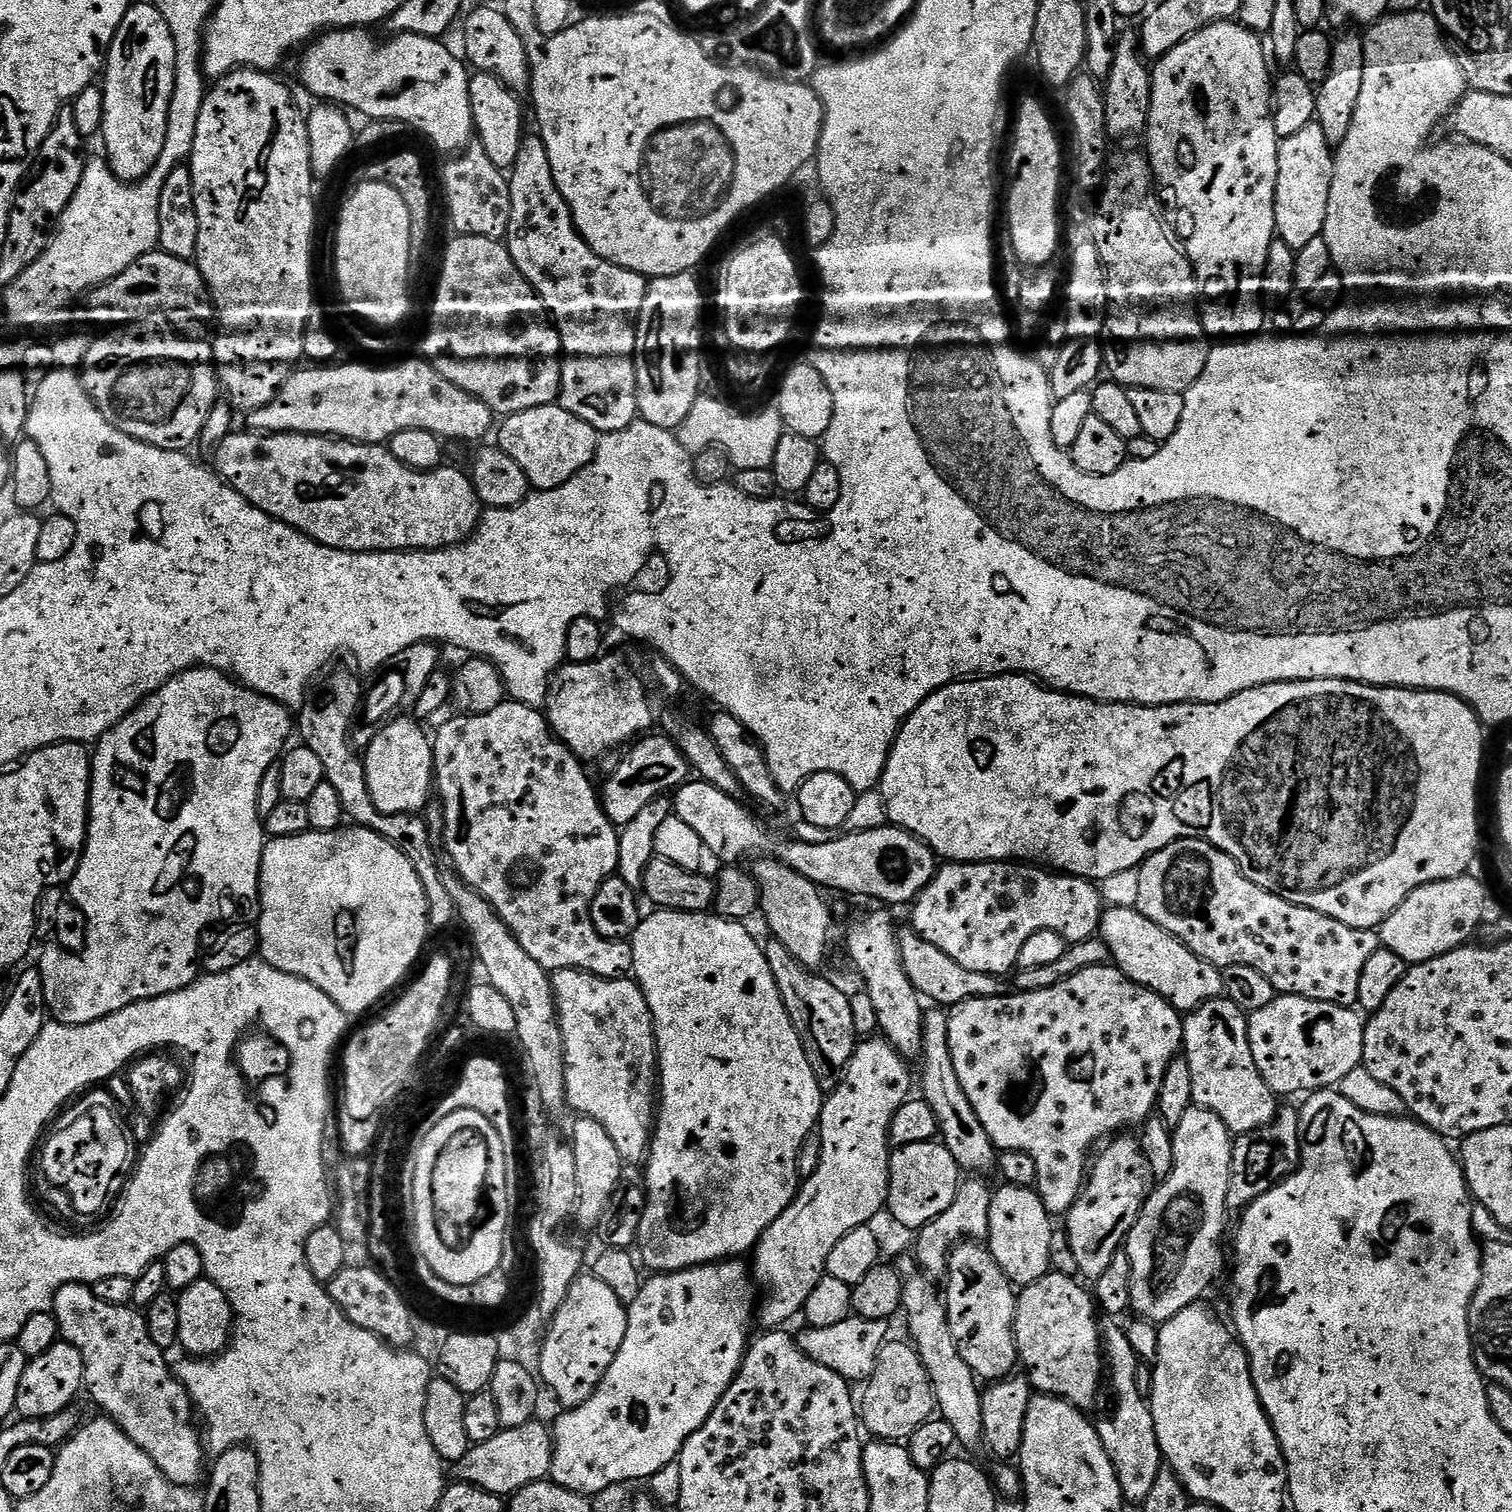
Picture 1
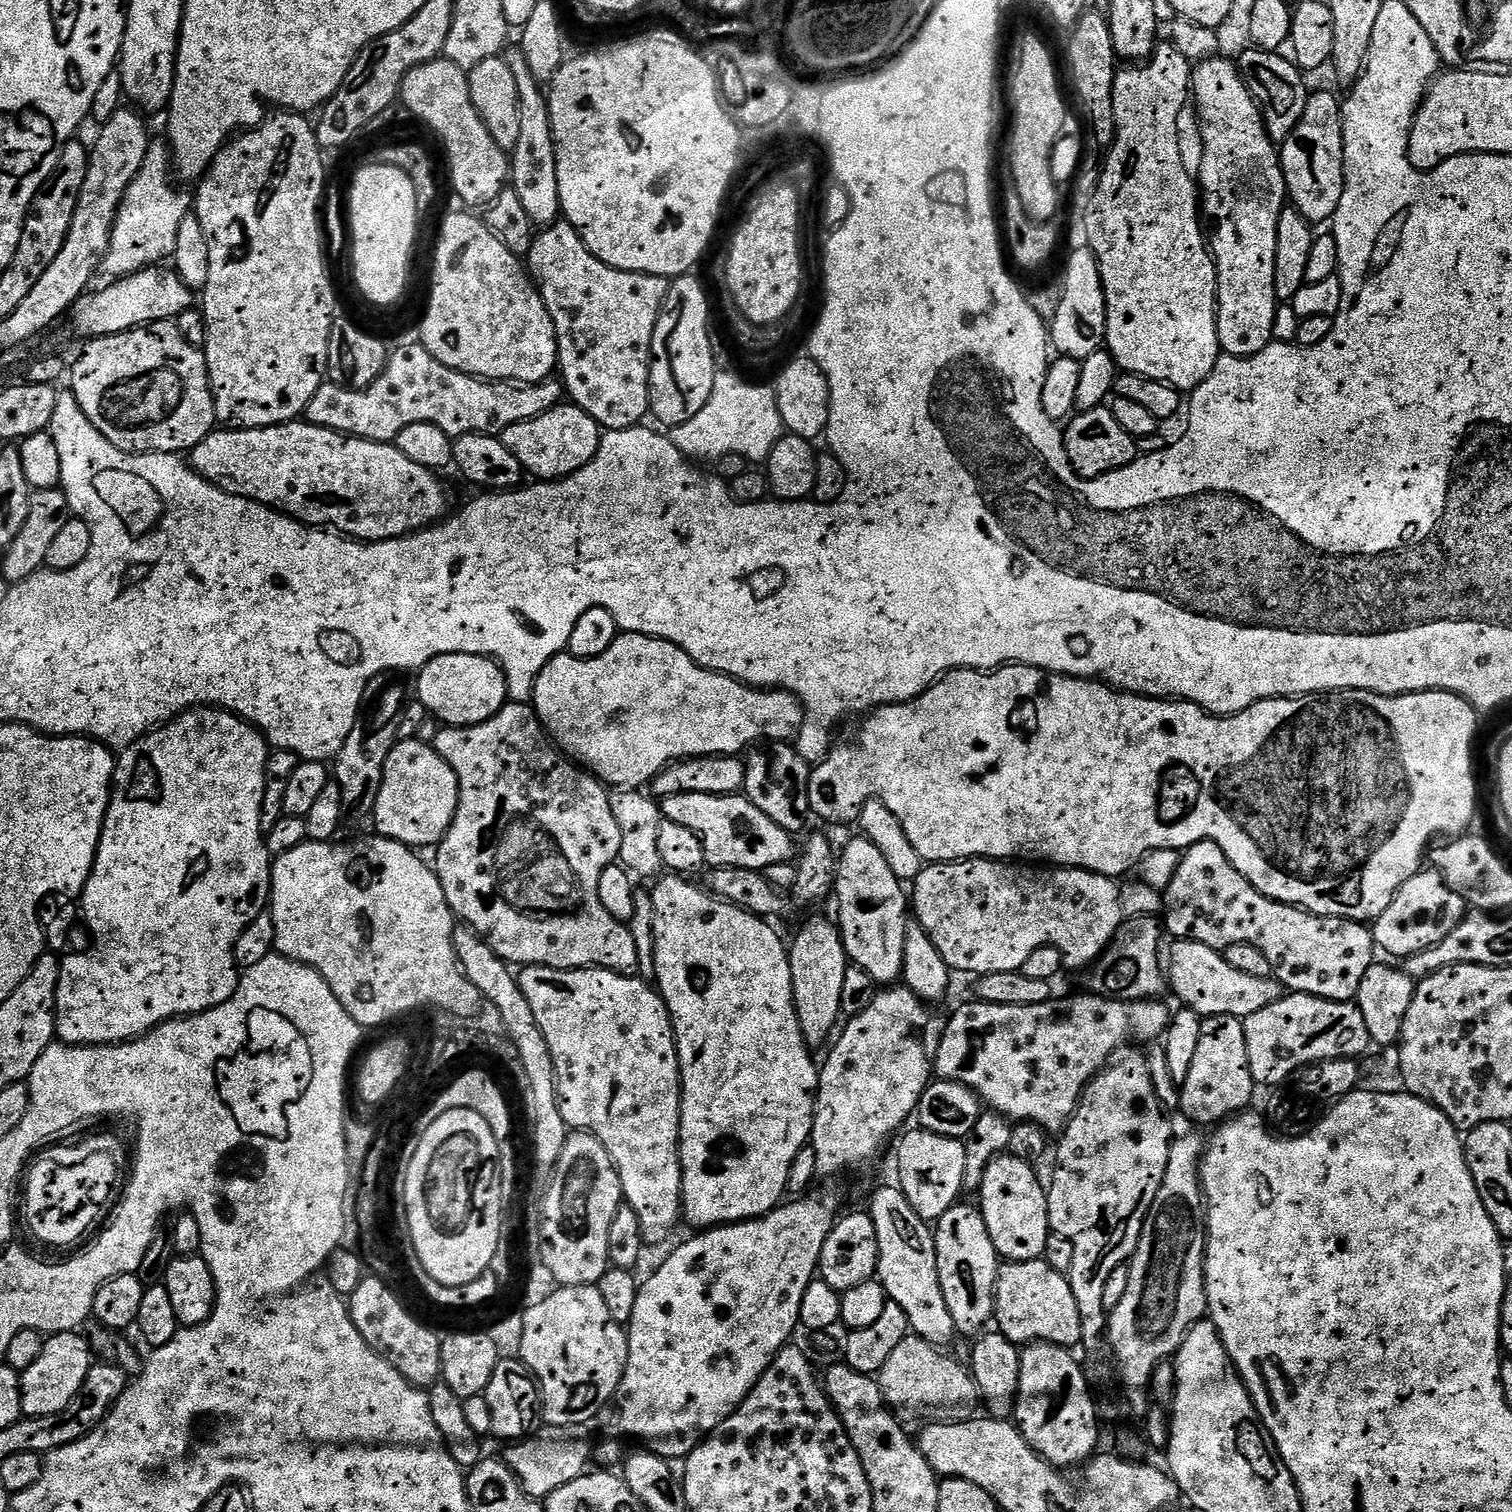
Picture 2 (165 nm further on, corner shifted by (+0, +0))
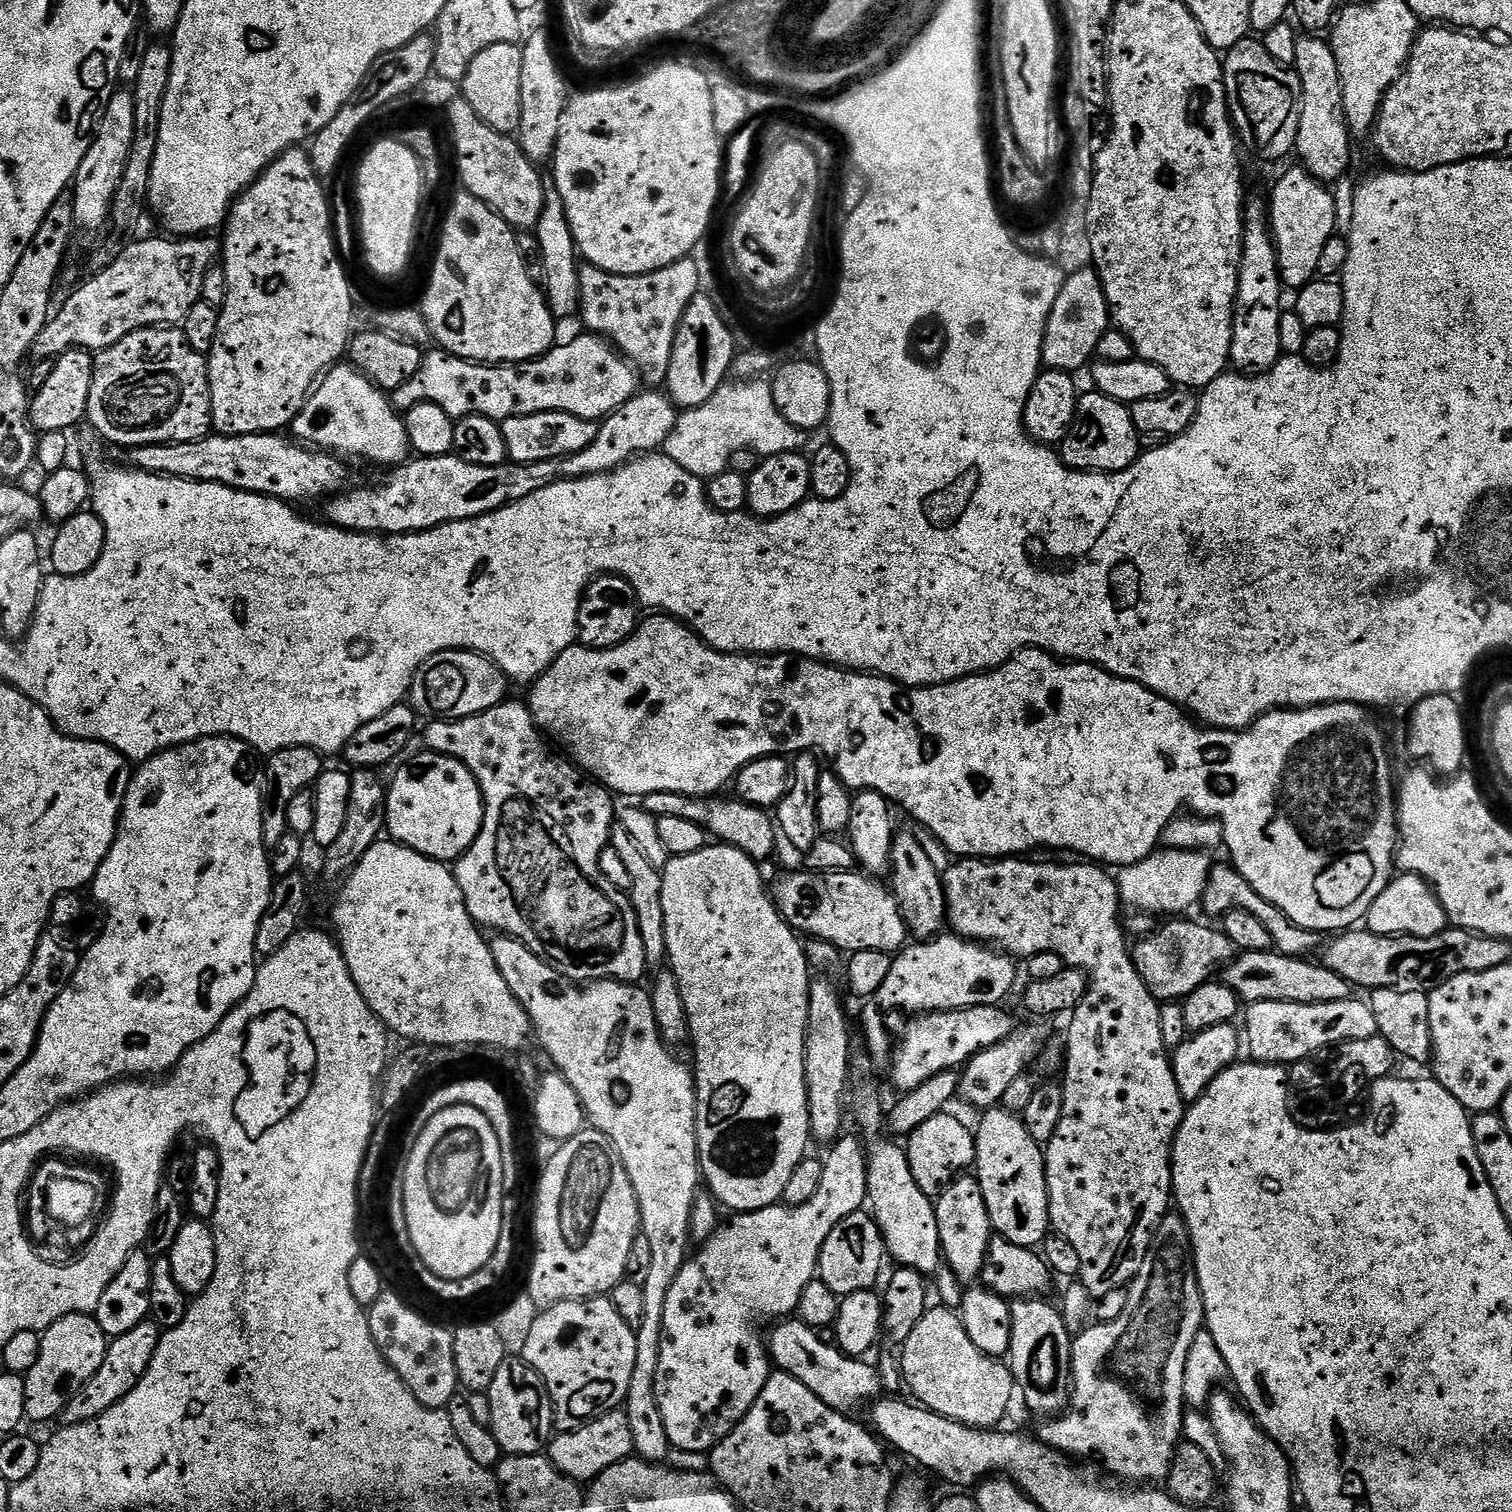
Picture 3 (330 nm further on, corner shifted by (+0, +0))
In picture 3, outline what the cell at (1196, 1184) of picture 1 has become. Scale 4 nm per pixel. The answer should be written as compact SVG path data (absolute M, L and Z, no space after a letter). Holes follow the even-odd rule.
M1169 1214L1165 1216L1164 1221L1158 1226L1158 1230L1152 1239L1150 1250L1138 1270L1136 1279L1132 1281L1130 1287L1127 1289L1126 1306L1118 1314L1118 1318L1093 1323L1091 1326L1085 1327L1084 1331L1073 1339L1071 1383L1074 1387L1070 1392L1070 1407L1063 1413L1065 1416L1061 1420L1050 1421L1041 1432L1038 1432L1039 1439L1055 1448L1057 1452L1065 1453L1072 1458L1077 1458L1076 1456L1097 1456L1114 1475L1125 1476L1128 1479L1125 1481L1128 1482L1167 1481L1168 1472L1172 1469L1172 1459L1176 1457L1176 1446L1182 1440L1181 1432L1186 1415L1186 1401L1184 1399L1186 1358L1190 1354L1190 1346L1194 1346L1194 1338L1205 1327L1205 1324L1204 1299L1200 1296L1200 1284L1196 1281L1196 1261L1192 1251L1192 1235L1183 1216Z

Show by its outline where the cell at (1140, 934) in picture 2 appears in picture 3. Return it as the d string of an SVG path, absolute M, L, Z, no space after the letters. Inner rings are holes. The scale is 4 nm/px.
M1172 918L1169 924L1164 924L1160 929L1149 931L1143 937L1140 945L1135 945L1134 959L1138 974L1146 982L1146 986L1156 995L1156 999L1161 1002L1183 1001L1191 992L1198 990L1199 987L1213 979L1212 971L1221 964L1227 966L1236 959L1238 949L1234 942L1219 927L1207 928L1204 924L1195 924L1188 918Z

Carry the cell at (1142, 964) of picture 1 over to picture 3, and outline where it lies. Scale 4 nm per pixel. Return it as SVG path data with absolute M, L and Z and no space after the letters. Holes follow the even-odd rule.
M1240 952L1231 964L1227 965L1226 983L1236 992L1241 1001L1257 1004L1260 1000L1270 1002L1294 1002L1295 1004L1325 1004L1347 1000L1354 989L1334 970L1330 970L1323 962L1311 964L1308 958L1286 956L1282 952Z

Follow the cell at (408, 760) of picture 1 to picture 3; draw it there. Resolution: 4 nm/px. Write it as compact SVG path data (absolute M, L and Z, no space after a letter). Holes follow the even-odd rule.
M423 750L409 764L404 764L396 772L392 784L386 788L386 803L382 809L386 821L386 832L398 844L405 844L418 854L429 856L431 860L455 862L478 838L484 817L484 796L474 774L460 760L446 756L442 752Z

